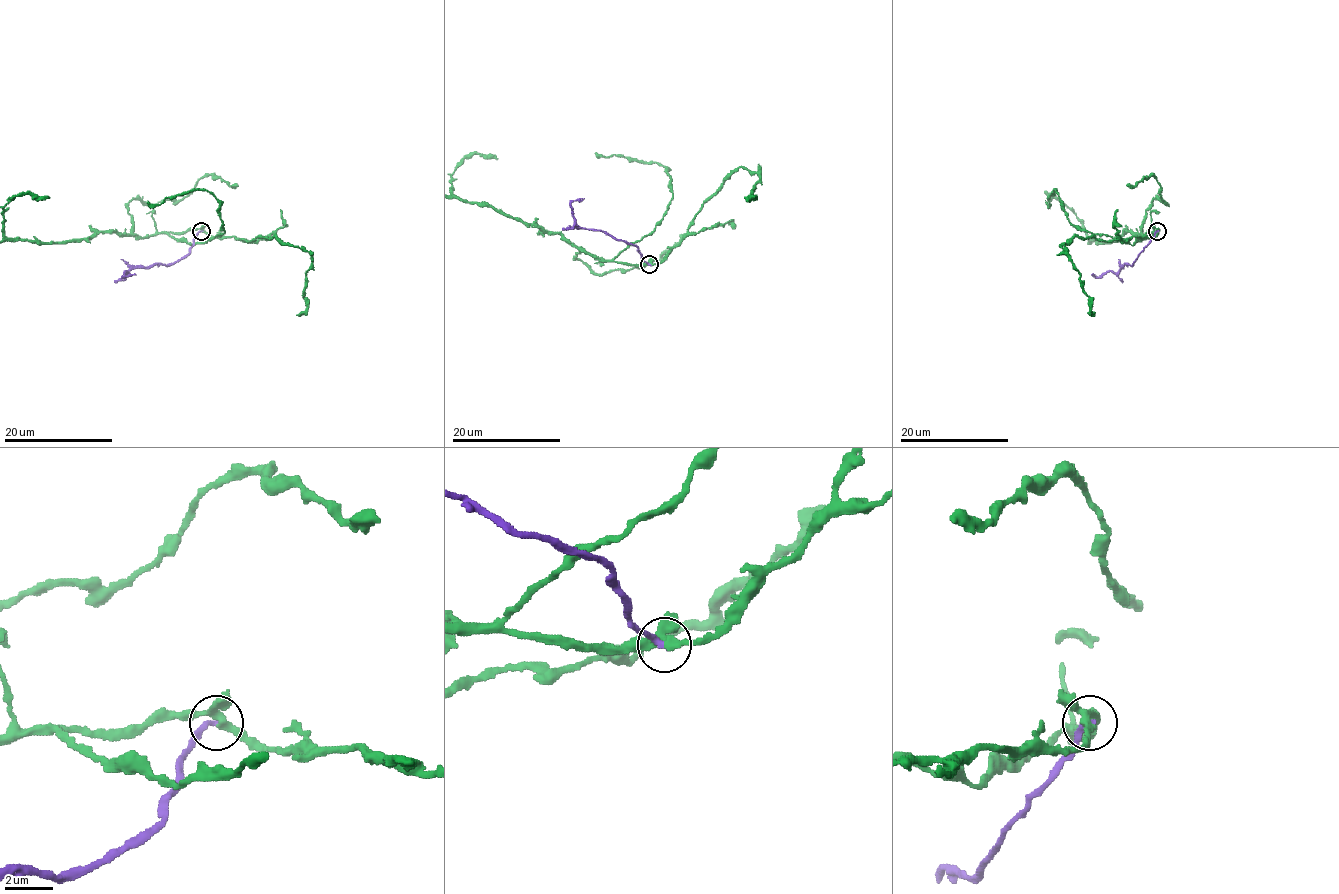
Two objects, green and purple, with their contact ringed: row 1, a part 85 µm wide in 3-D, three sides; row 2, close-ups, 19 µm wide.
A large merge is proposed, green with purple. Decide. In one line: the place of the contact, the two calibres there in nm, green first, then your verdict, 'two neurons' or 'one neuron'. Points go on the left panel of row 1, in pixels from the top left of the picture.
(201, 231) | 240/240 nm | two neurons

